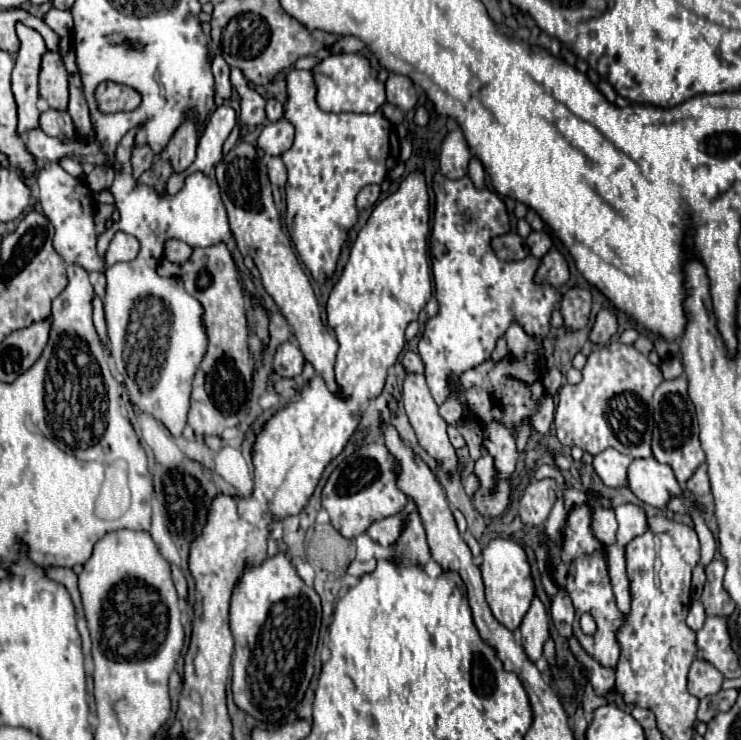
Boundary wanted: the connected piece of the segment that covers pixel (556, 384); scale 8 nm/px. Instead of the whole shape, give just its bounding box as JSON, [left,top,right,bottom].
[543,368,562,396]

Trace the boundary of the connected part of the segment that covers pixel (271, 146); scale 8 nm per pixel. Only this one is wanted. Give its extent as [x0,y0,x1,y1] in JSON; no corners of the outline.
[258,119,294,155]

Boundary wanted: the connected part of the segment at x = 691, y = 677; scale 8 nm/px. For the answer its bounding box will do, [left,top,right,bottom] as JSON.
[688,659,724,699]

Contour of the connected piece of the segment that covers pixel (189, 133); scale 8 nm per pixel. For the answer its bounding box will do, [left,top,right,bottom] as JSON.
[166,121,198,173]

